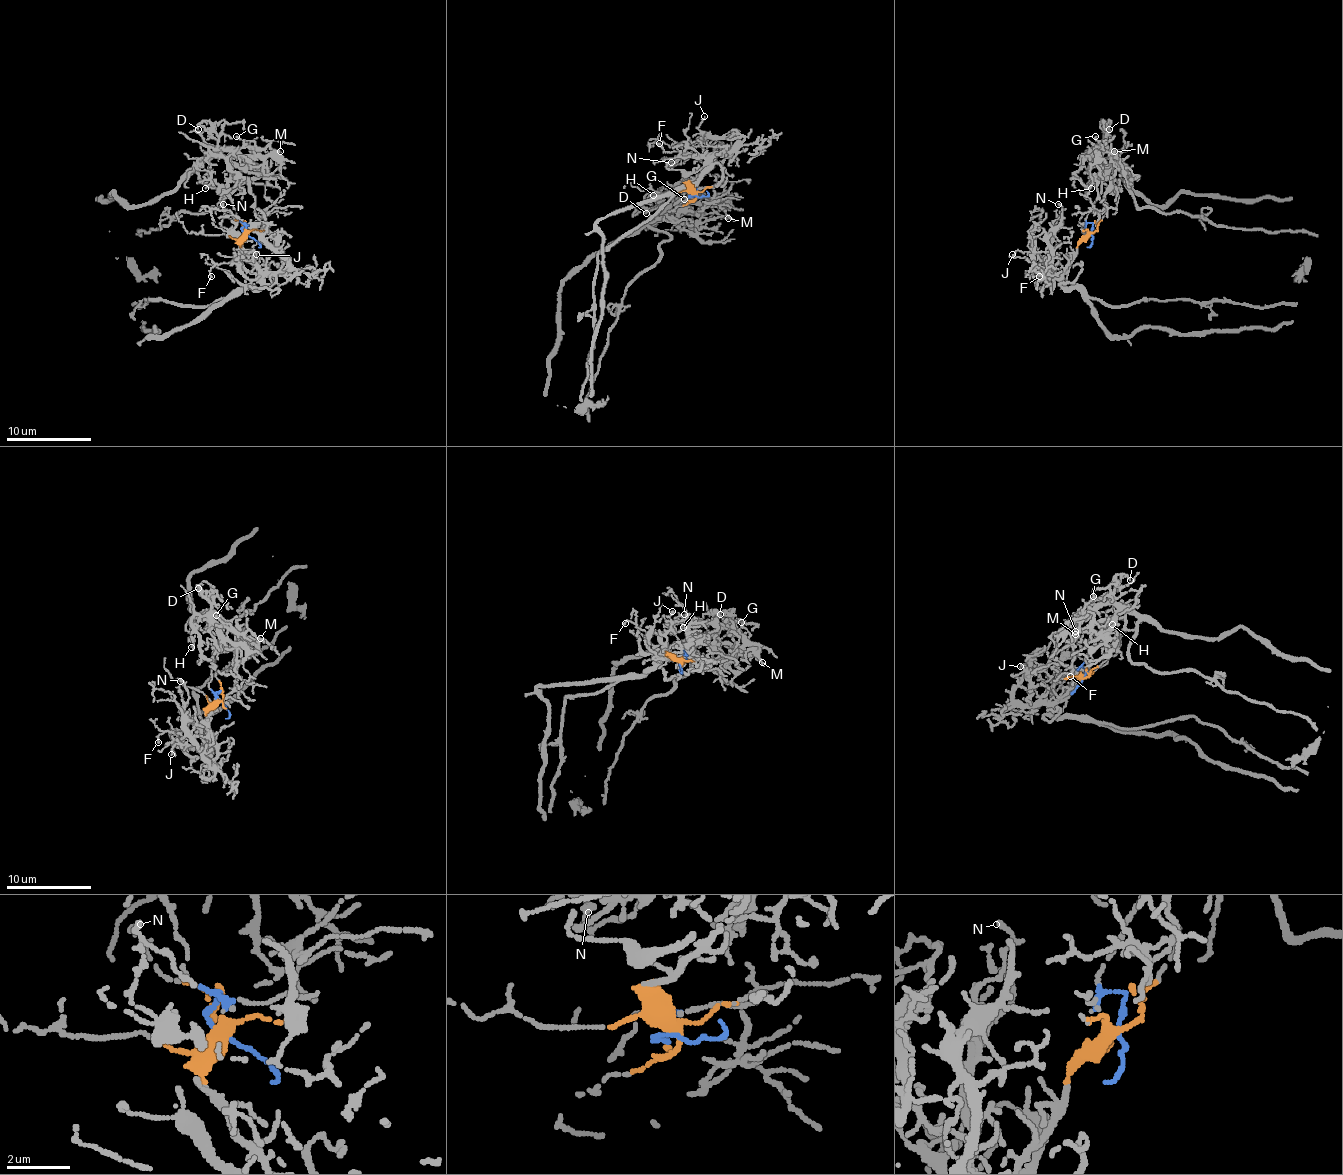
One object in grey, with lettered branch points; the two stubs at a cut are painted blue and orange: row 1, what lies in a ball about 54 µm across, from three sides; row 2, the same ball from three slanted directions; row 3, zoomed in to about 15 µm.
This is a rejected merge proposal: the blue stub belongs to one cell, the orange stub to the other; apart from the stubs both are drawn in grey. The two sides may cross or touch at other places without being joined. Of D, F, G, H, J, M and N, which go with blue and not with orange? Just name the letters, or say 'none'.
D, G, H, M

